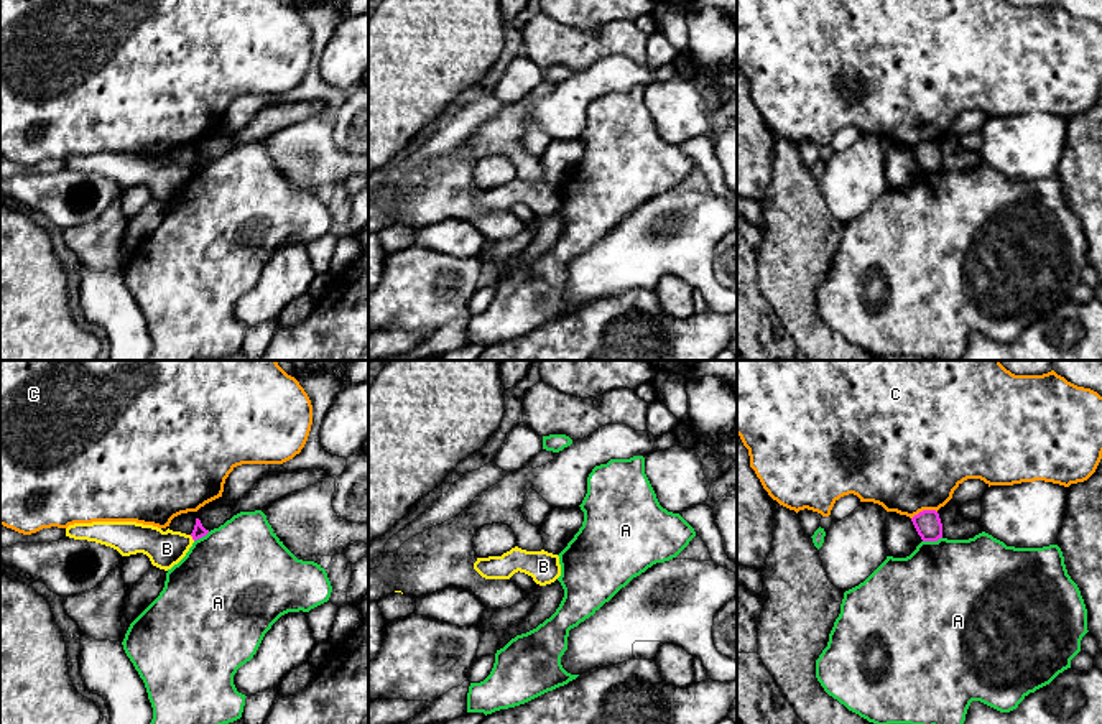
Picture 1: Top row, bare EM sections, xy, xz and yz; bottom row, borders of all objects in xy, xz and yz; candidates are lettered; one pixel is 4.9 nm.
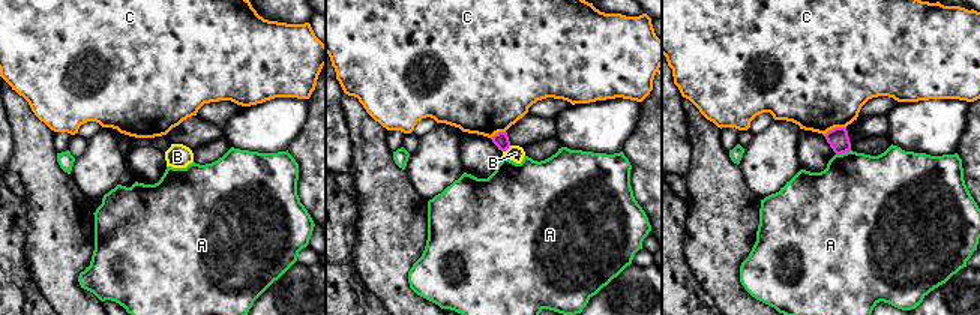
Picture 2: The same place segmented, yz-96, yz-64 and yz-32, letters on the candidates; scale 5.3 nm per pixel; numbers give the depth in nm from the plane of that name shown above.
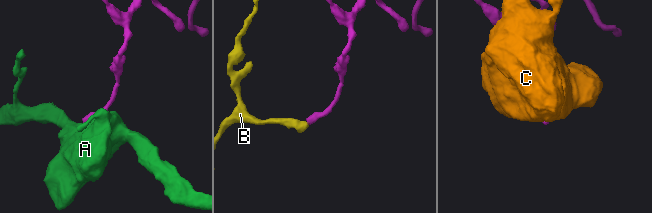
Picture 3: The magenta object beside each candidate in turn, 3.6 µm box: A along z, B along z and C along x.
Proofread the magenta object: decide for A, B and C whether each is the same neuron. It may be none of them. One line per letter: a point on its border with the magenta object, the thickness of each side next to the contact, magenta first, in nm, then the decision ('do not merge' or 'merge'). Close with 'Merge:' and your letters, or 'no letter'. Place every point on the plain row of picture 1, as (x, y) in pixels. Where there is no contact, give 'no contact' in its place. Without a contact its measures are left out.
A: meets magenta in yz at (931, 171); 130 nm thick on the magenta side, 480 nm on the other; do not merge
B: meets magenta in xy at (193, 170); 60 nm thick on the magenta side, 180 nm on the other; do not merge
C: meets magenta in yz at (923, 142); 130 nm thick on the magenta side, 500 nm on the other; do not merge
Merge: no letter

